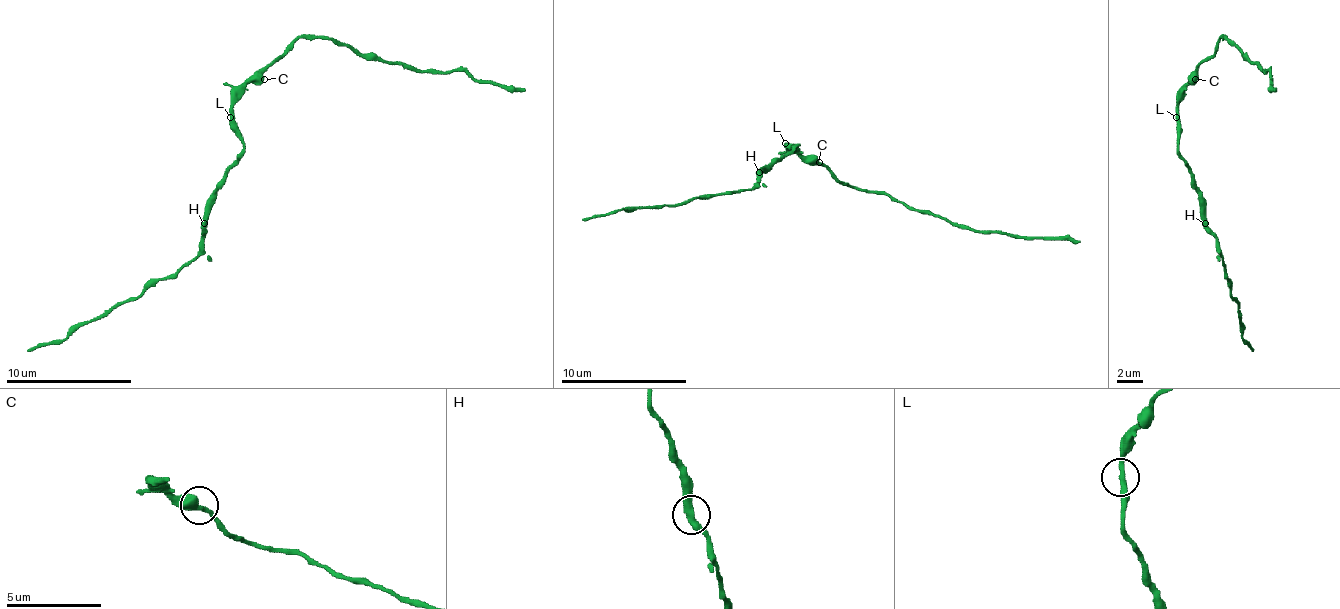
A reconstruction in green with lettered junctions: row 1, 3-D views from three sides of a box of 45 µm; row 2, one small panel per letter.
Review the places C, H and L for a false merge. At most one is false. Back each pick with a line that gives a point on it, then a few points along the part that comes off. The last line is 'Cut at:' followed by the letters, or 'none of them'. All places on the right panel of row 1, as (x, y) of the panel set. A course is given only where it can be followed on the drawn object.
Cut at: none of them

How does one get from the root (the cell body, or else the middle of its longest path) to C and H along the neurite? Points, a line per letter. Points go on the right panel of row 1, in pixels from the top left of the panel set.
C: (1179, 117), (1179, 95), (1195, 79)
H: (1179, 117), (1179, 158), (1192, 174), (1192, 186), (1201, 199), (1201, 221), (1204, 224)

